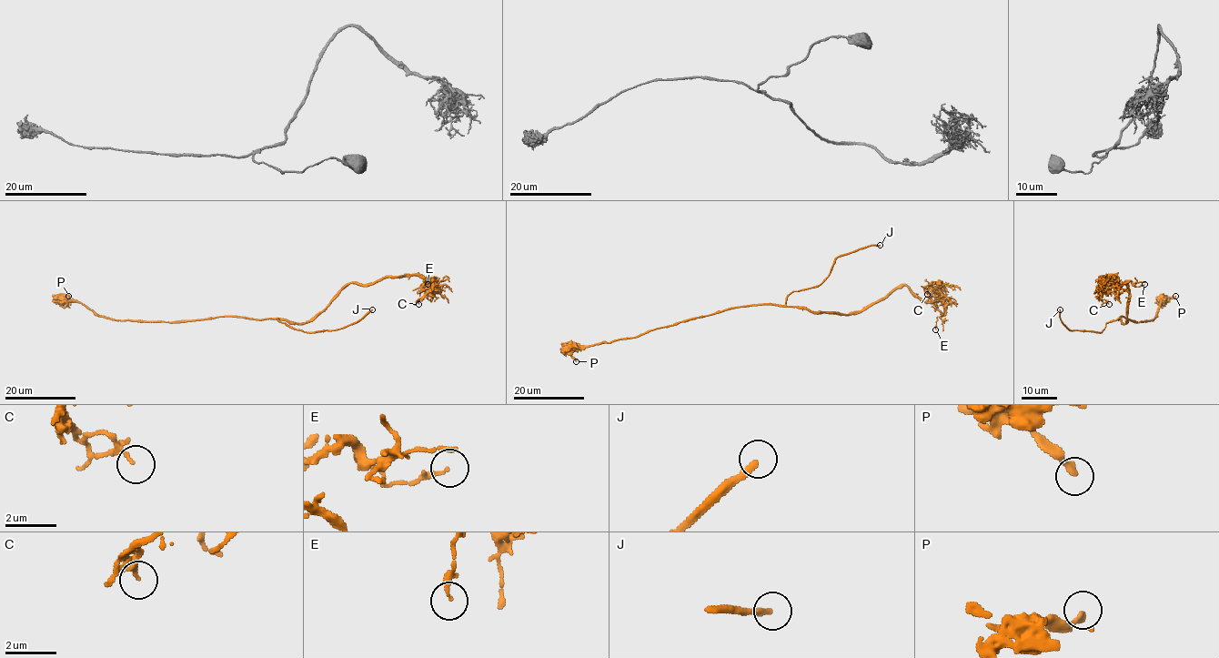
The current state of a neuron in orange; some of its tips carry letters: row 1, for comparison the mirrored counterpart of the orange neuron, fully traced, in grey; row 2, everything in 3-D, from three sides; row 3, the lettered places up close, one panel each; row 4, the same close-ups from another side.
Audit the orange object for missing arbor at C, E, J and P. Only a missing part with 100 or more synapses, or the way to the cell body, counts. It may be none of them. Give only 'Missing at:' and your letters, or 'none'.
Missing at: J

